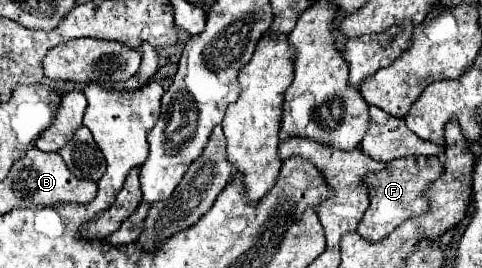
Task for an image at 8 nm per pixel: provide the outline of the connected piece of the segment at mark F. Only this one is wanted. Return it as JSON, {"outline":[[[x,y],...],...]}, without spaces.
{"outline":[[[402,157],[392,159],[384,163],[382,171],[372,171],[368,177],[364,177],[364,183],[368,185],[368,199],[370,205],[358,223],[358,233],[368,241],[378,241],[392,233],[400,223],[404,223],[410,217],[416,217],[420,213],[428,211],[428,203],[424,199],[424,189],[440,175],[442,163],[438,157]]]}

